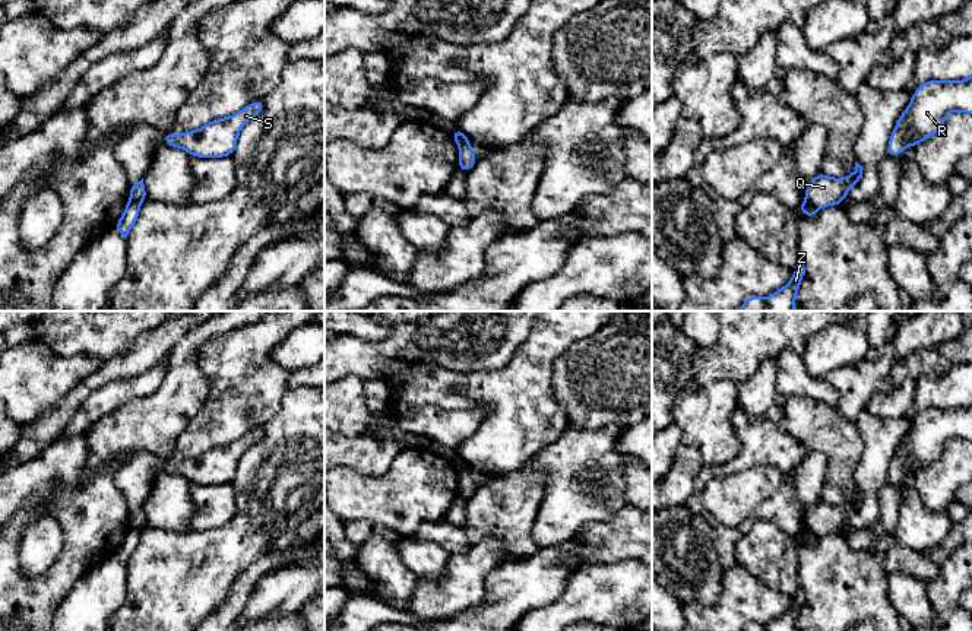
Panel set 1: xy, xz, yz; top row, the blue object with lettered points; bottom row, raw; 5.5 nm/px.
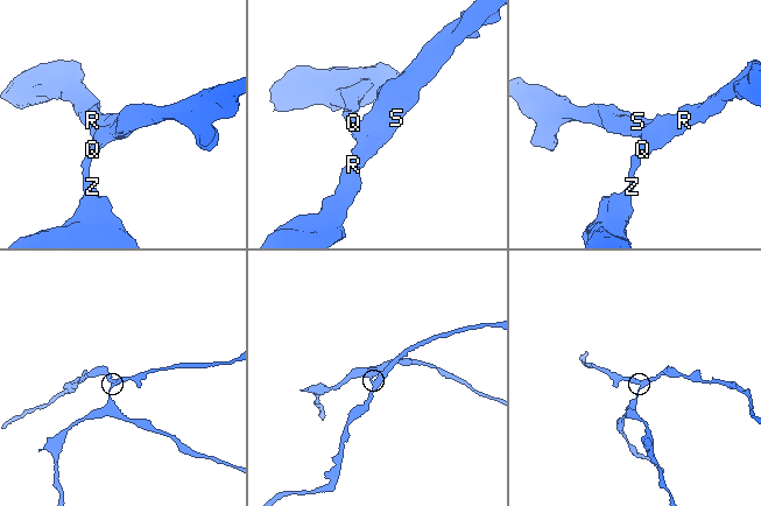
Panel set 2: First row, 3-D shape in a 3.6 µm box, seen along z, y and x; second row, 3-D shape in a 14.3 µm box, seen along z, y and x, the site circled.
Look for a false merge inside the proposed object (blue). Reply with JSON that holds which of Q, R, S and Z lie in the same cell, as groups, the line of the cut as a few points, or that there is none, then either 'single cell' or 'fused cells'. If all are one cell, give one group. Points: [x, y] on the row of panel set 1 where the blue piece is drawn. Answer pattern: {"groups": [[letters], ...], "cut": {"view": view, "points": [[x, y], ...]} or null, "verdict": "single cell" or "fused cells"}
{"groups": [["Q", "R", "S"], ["Z"]], "cut": {"view": "yz", "points": [[806, 199], [817, 208]]}, "verdict": "fused cells"}

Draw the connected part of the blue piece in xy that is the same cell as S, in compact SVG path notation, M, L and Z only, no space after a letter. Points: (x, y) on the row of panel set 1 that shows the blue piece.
M254 101L238 112L212 120L197 130L181 134L168 131L162 143L184 149L189 155L197 158L231 156L241 129L263 110L265 102Z

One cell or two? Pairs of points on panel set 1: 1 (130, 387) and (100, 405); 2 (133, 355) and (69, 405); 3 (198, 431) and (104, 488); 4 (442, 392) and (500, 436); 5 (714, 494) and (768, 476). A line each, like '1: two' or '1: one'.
1: one
2: one
3: two
4: one
5: one

